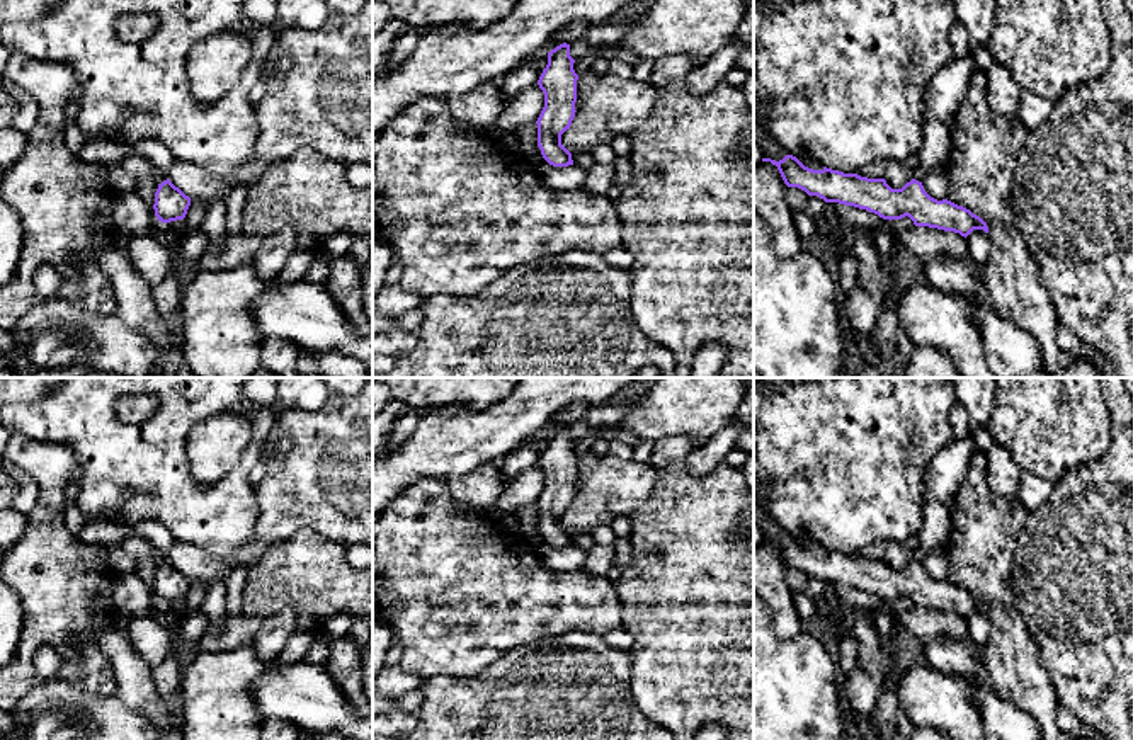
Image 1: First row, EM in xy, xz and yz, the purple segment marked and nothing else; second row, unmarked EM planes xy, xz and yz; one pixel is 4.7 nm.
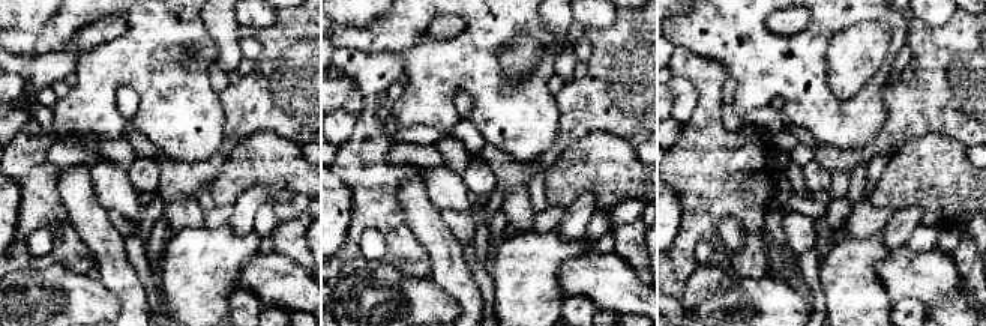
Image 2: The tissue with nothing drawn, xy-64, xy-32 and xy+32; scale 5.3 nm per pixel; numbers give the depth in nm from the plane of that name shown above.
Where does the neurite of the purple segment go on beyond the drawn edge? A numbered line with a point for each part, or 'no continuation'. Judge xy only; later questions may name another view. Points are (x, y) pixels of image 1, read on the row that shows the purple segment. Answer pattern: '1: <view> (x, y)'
no continuation

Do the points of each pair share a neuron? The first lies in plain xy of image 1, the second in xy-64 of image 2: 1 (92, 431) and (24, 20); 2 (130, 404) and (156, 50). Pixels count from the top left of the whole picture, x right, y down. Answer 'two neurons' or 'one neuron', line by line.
1: two neurons
2: two neurons

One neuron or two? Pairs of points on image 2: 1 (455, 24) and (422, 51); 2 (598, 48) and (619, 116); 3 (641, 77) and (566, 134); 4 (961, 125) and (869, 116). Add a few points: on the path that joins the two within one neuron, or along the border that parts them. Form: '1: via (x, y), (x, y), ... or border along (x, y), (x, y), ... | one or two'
1: border along (465, 20), (452, 38), (423, 35) | two
2: via (614, 65), (619, 69), (619, 99) | one
3: via (623, 92), (599, 101), (584, 116) | one
4: border along (887, 81), (883, 87), (886, 125), (878, 137) | two

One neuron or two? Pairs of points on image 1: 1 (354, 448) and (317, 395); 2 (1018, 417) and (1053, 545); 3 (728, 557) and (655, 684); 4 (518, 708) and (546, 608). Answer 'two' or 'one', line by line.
1: two
2: two
3: one
4: two

